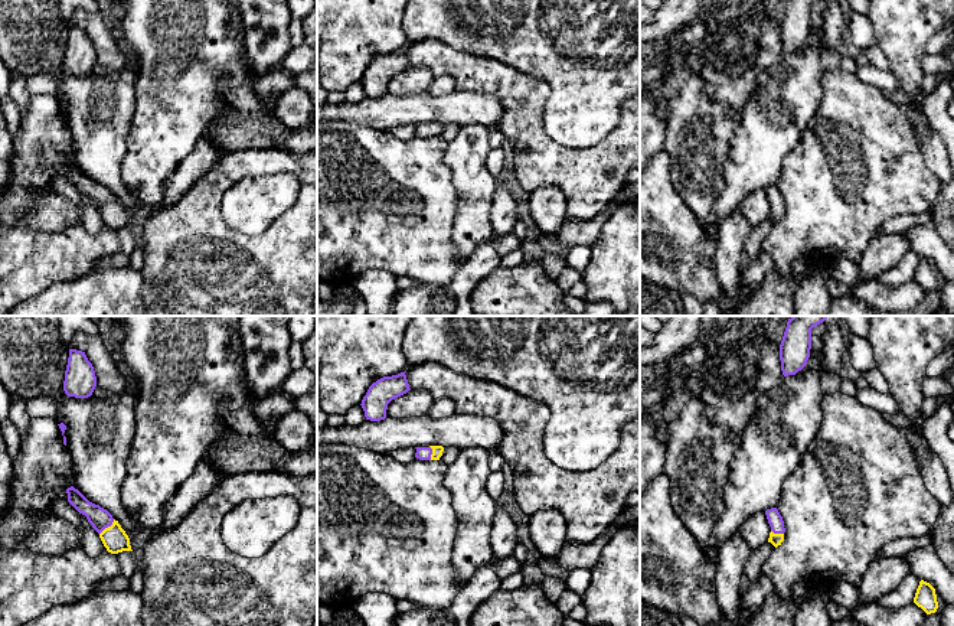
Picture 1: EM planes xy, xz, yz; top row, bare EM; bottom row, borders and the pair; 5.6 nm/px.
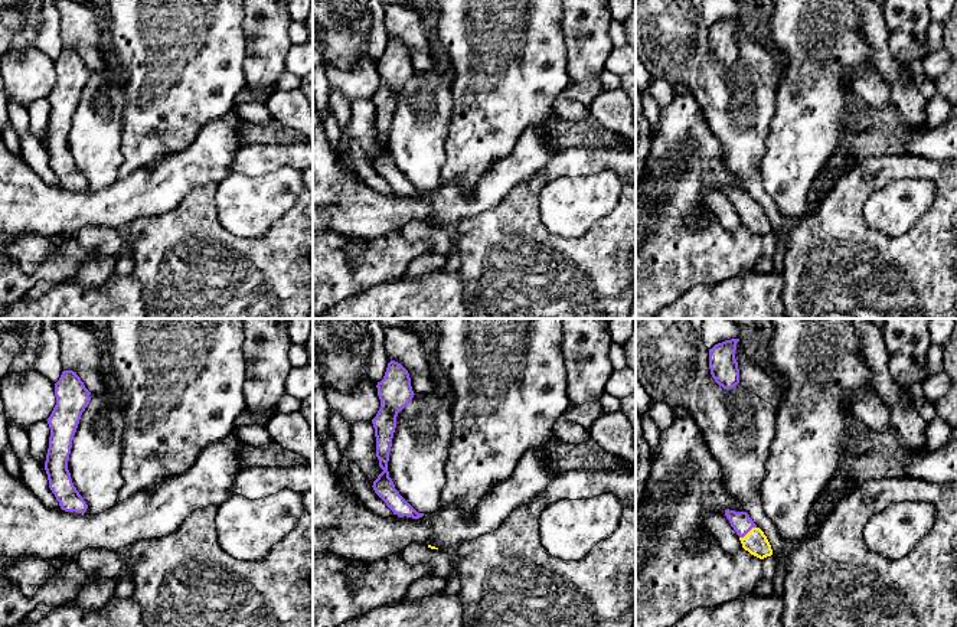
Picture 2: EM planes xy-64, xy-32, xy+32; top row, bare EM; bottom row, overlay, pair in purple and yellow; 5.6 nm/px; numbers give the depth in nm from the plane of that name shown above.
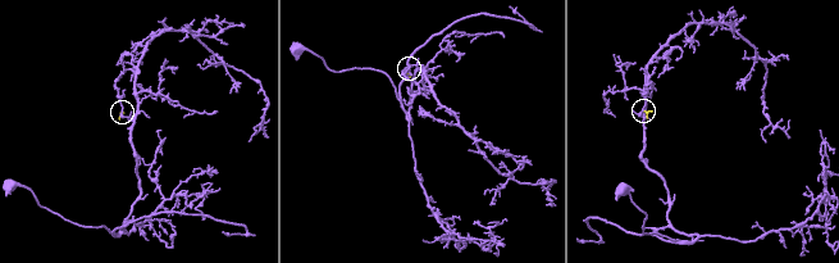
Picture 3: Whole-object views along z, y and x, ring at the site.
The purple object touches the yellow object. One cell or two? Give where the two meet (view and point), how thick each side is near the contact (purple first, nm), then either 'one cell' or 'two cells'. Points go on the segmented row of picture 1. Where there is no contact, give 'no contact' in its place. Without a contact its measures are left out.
contact xy (107, 527); calibres 120 and 140 nm; one cell

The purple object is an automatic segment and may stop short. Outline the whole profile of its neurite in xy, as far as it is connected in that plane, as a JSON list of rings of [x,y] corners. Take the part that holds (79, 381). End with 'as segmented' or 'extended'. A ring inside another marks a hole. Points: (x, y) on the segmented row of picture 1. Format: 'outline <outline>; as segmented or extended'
outline [[[69,349],[63,381],[65,394],[75,398],[88,398],[92,395],[95,387],[95,371],[85,352]]]; as segmented

